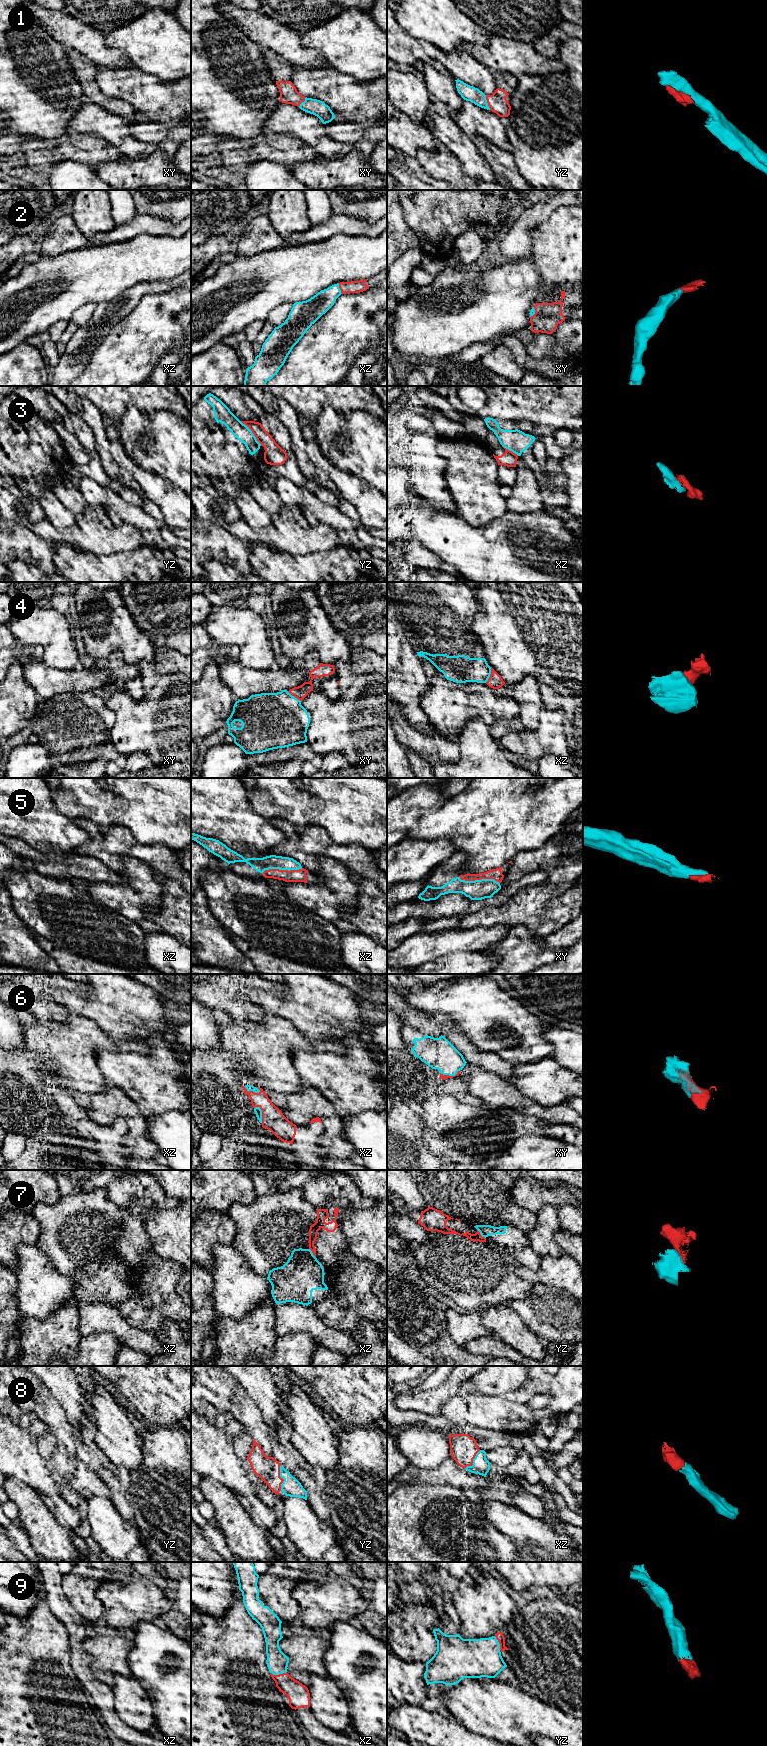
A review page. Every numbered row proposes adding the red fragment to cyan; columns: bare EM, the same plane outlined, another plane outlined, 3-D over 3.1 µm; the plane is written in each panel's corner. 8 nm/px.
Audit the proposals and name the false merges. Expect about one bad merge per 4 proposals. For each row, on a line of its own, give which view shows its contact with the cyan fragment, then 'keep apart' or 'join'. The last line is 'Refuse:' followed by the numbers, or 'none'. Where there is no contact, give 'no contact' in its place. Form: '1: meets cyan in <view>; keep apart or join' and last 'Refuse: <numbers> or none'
1: meets cyan in yz; join
2: meets cyan in xz; join
3: meets cyan in yz; keep apart
4: meets cyan in xz; keep apart
5: meets cyan in xy; join
6: meets cyan in xz; join
7: meets cyan in yz; keep apart
8: meets cyan in yz; join
9: meets cyan in xz; join
Refuse: 3, 4, 7

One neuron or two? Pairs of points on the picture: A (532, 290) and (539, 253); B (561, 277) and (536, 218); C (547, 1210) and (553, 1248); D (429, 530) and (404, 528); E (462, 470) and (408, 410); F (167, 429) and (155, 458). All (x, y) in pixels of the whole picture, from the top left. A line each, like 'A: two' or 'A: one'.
A: two
B: two
C: one
D: one
E: two
F: one

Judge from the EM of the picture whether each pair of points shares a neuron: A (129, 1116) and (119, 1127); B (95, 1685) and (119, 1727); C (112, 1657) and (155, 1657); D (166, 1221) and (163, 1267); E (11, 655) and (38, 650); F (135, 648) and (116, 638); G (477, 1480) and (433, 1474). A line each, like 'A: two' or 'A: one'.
A: two
B: one
C: two
D: two
E: one
F: one
G: one

